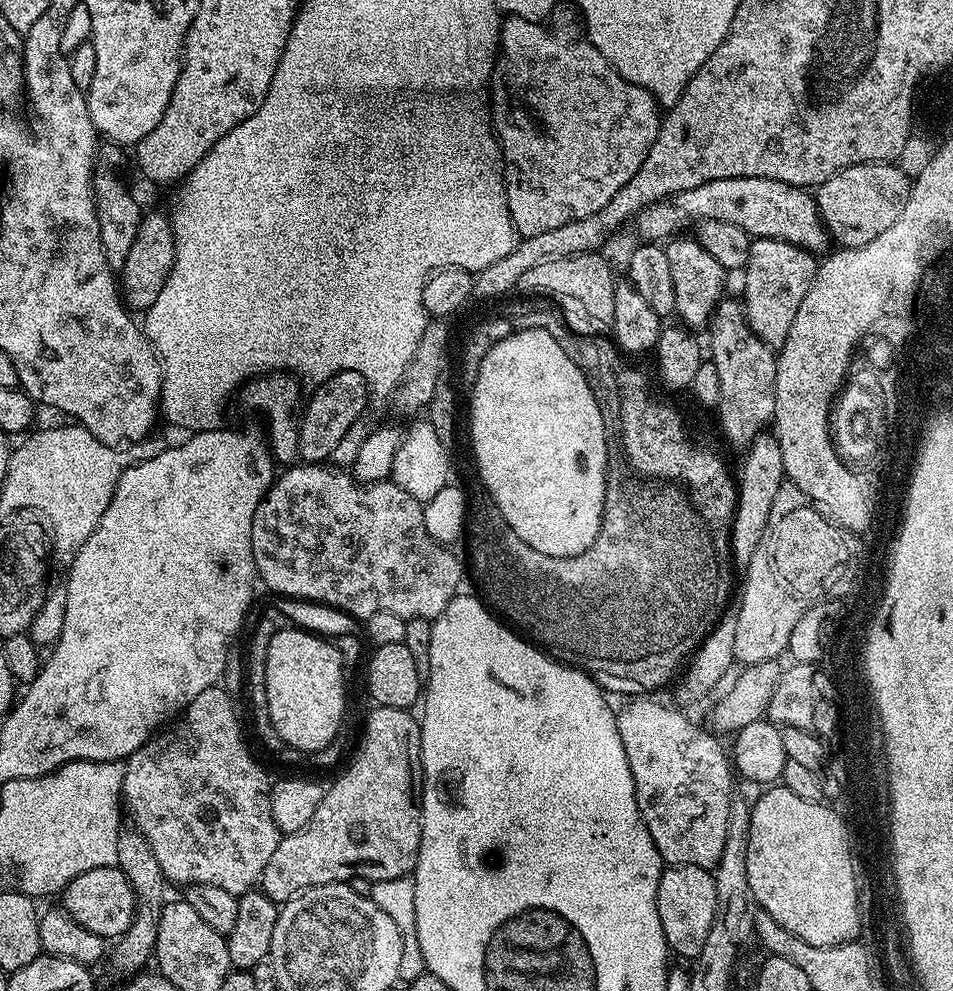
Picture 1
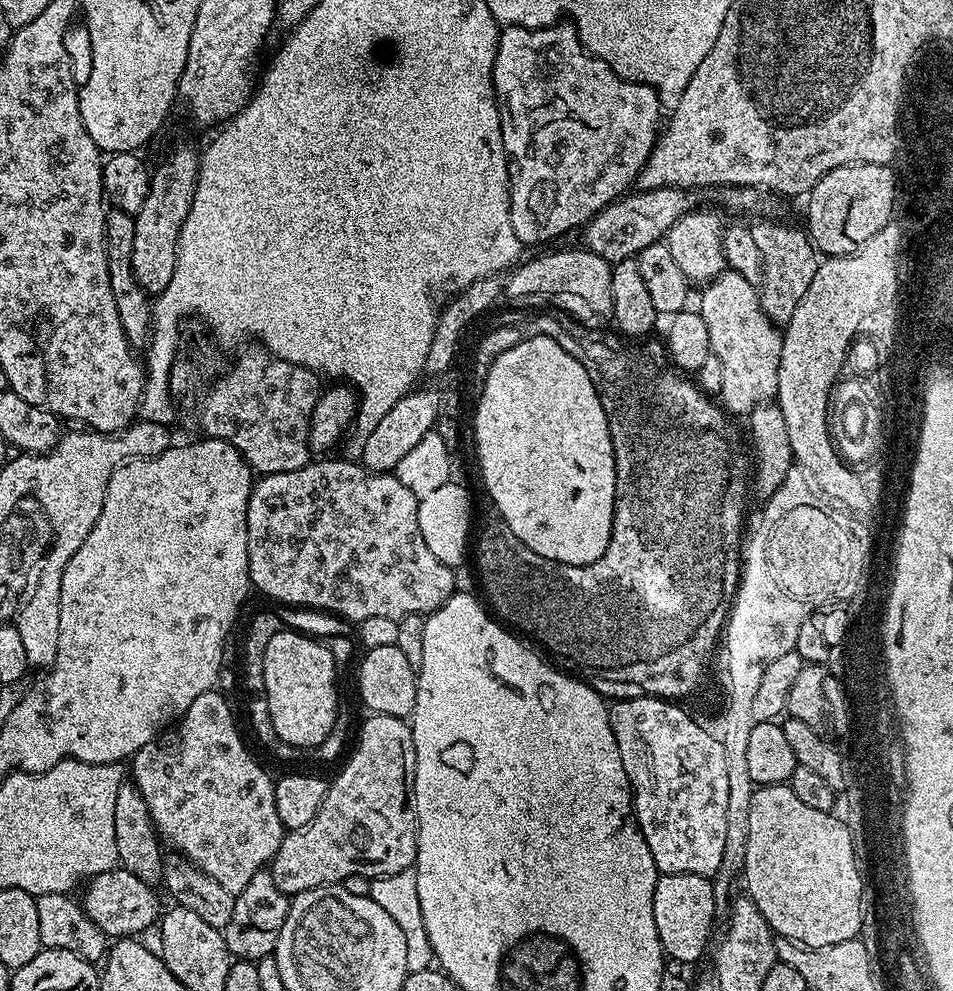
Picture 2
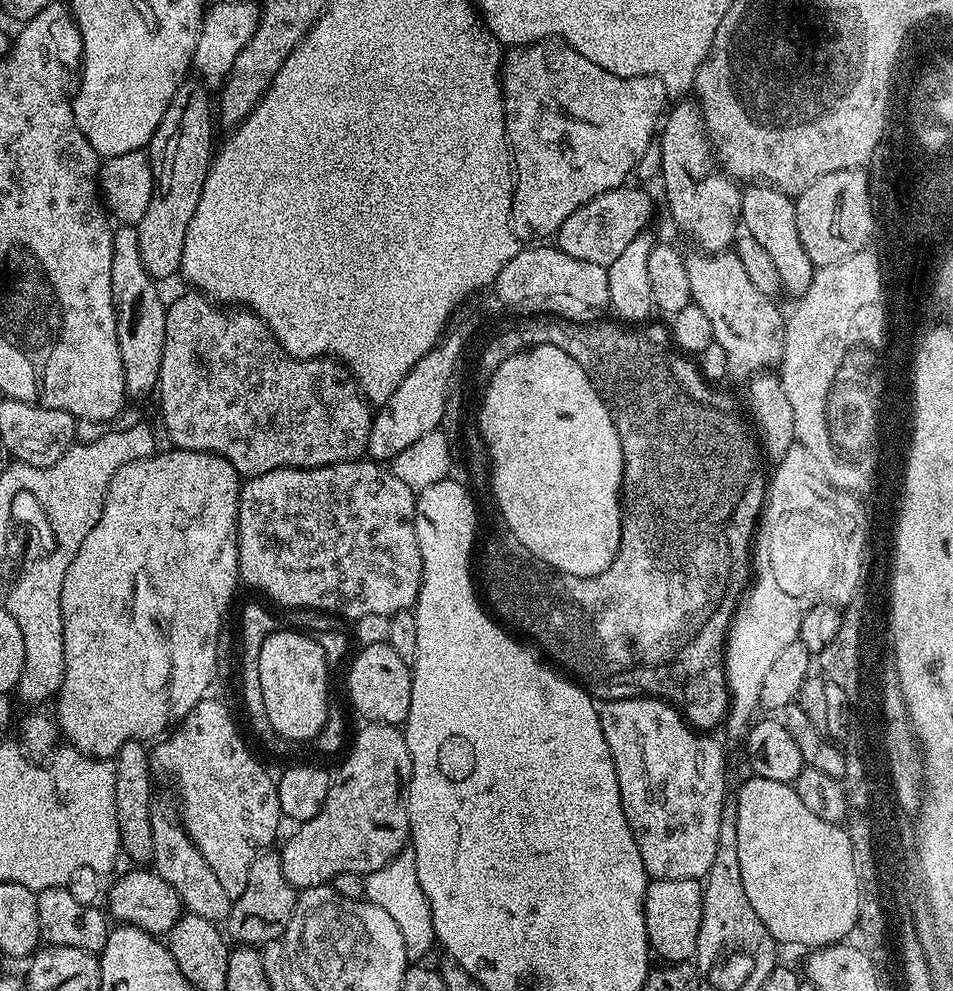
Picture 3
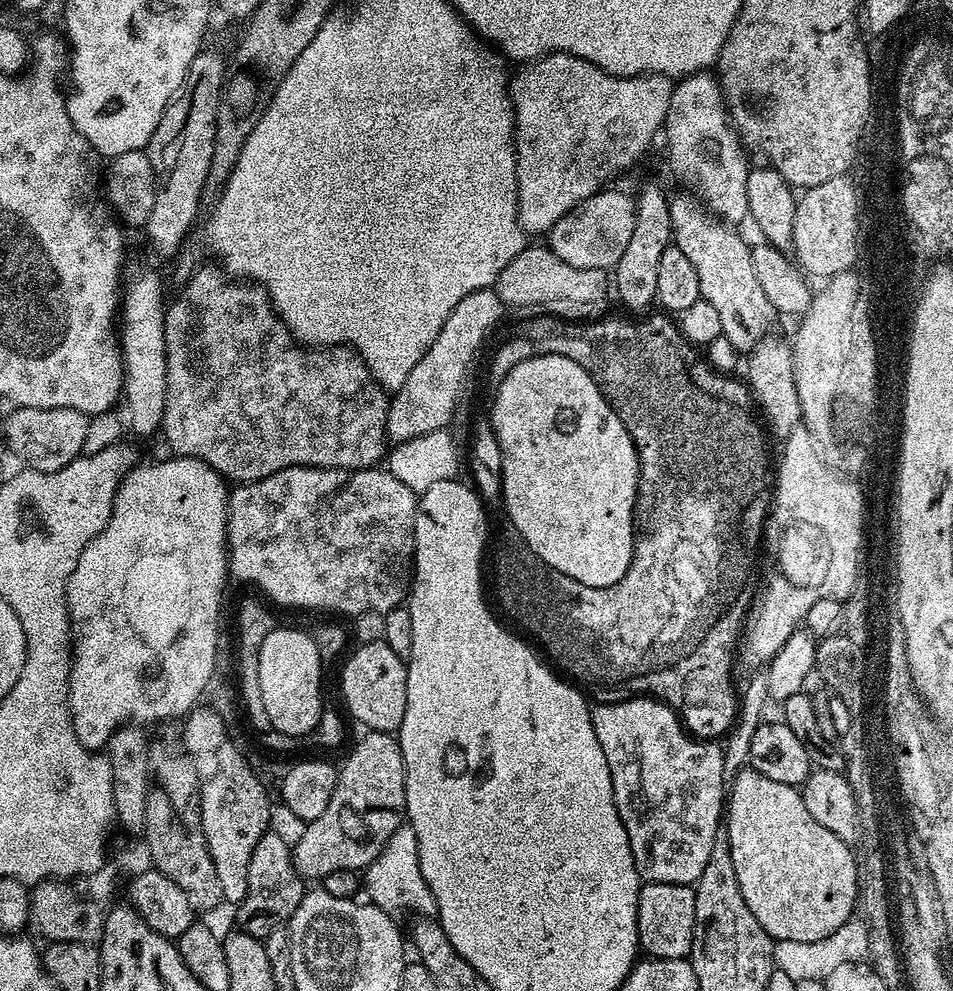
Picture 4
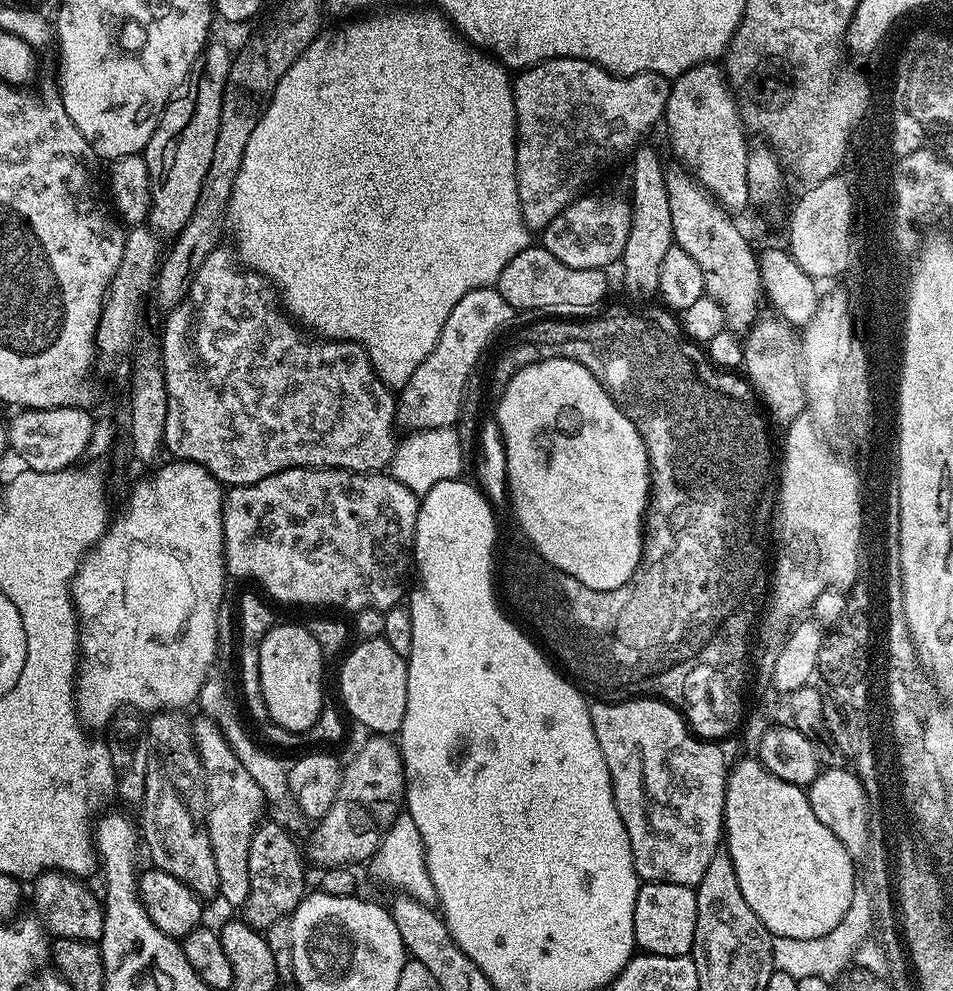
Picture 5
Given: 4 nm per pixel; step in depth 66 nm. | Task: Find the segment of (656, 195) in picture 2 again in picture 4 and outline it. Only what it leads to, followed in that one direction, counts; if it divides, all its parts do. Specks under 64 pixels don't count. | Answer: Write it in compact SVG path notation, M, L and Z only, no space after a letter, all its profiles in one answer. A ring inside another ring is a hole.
M601 190L586 198L568 215L558 218L558 222L554 222L552 229L547 232L547 247L558 254L562 262L570 262L570 266L586 270L615 269L630 242L630 234L634 234L636 202L624 192L608 191Z

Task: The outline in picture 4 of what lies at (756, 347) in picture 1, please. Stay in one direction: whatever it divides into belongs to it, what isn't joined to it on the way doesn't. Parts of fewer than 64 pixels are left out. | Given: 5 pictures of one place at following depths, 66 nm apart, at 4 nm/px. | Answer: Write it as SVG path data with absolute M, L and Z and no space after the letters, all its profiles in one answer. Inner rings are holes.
M672 196L668 201L674 247L682 250L686 258L694 264L694 274L698 278L700 298L714 306L722 322L720 334L731 342L736 351L747 354L764 336L769 335L774 310L770 298L762 294L762 285L754 274L752 249L749 241L744 241L736 233L735 227L713 216L695 196Z

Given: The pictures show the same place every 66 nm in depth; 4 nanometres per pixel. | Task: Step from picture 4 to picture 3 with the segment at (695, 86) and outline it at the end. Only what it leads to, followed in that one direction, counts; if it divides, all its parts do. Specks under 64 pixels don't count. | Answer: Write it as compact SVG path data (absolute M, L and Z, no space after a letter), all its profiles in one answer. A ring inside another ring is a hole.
M688 98L673 103L663 117L662 127L658 132L658 148L659 144L660 172L664 175L664 196L668 199L673 222L694 243L700 244L701 253L725 251L737 239L738 229L742 224L742 188L733 177L718 167L712 142L708 138L707 130L704 129L704 115L700 112L700 105Z

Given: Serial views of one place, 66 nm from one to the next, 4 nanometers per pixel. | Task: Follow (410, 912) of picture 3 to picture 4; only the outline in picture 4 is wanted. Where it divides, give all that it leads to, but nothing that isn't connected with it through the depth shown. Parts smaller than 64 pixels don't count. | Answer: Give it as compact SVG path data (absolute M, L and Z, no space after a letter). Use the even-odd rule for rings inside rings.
M405 822L401 824L398 830L394 830L394 834L390 834L390 842L386 842L386 846L380 851L378 858L374 858L374 862L370 862L367 868L363 869L362 888L365 893L368 891L367 899L383 912L389 914L413 912L413 917L416 918L432 918L436 916L436 899L426 882L426 878L422 878L422 866L420 865L420 855L418 854L418 838L414 834L411 824Z

